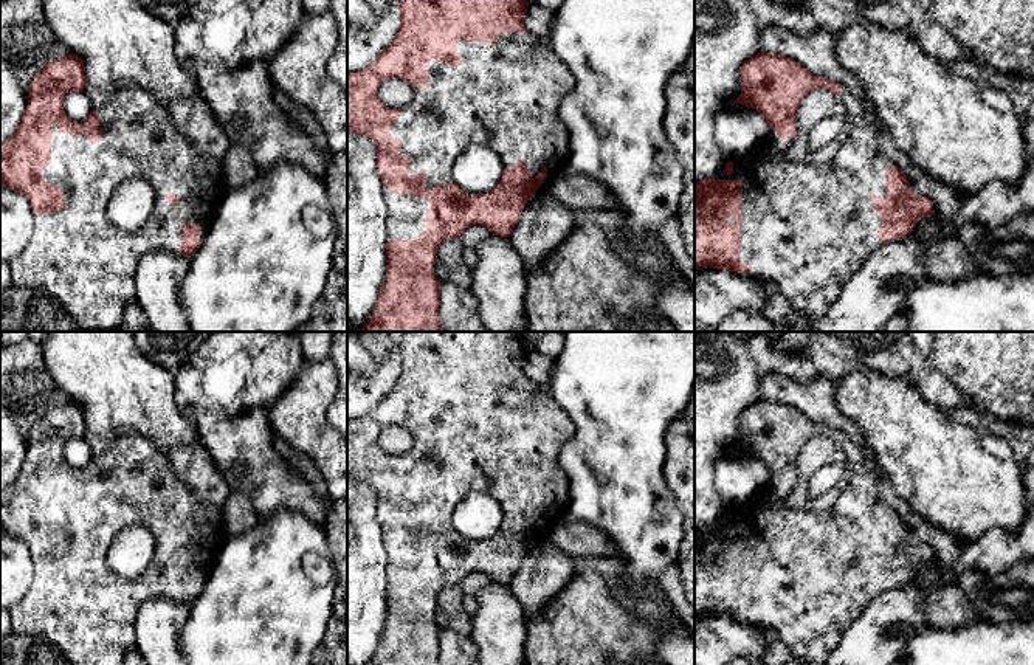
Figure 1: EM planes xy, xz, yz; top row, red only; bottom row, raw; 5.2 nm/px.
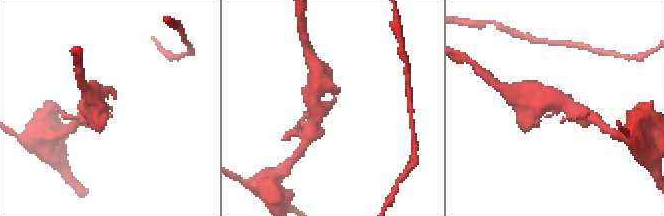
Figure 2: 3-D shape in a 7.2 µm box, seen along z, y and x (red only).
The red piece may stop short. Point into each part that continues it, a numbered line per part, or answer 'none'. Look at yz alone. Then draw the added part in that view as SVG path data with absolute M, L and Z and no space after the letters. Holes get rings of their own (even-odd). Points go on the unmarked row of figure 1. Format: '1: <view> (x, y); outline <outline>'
1: yz (808, 574); outline M843 434L839 442L853 470L853 477L836 502L825 508L784 508L783 501L797 484L780 485L769 474L766 485L747 508L733 508L733 521L729 524L726 515L716 527L743 527L743 566L741 566L741 609L752 618L741 620L743 625L772 629L789 651L809 665L822 665L840 645L843 632L862 614L863 608L879 594L879 572L884 564L876 560L870 543L887 544L885 515L896 510L888 505L876 485L876 468L863 454L862 448Z

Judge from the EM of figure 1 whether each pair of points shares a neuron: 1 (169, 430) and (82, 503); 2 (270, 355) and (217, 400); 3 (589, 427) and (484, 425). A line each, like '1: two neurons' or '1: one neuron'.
1: two neurons
2: one neuron
3: two neurons

